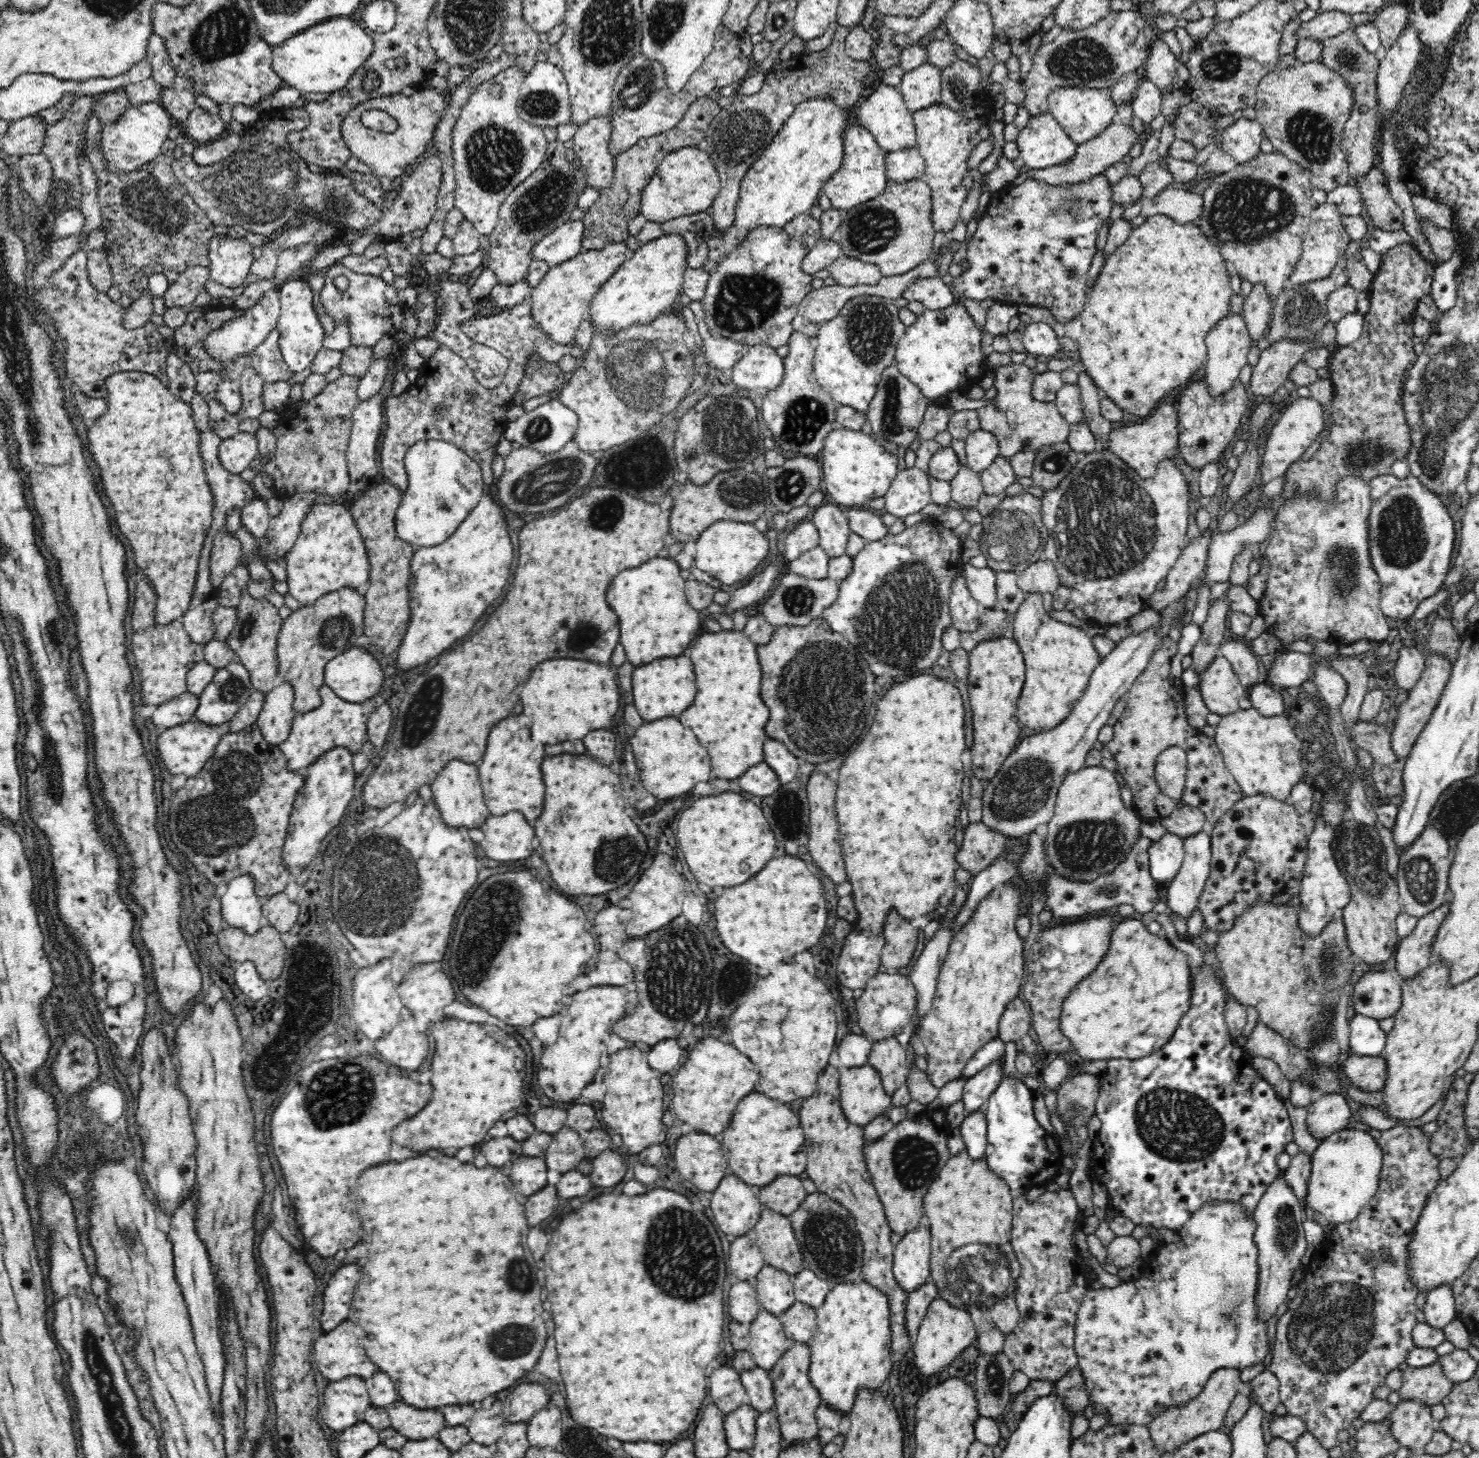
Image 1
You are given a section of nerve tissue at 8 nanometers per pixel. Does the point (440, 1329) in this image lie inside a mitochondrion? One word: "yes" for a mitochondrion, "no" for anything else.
no

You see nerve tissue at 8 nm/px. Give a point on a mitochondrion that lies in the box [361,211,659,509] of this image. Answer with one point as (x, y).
(436, 414)

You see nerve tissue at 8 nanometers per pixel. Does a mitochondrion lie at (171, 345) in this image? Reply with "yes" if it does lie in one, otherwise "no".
no

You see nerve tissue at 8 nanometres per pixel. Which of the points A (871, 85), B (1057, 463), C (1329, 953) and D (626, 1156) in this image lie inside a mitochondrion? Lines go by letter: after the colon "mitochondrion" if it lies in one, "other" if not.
A: other
B: mitochondrion
C: mitochondrion
D: other

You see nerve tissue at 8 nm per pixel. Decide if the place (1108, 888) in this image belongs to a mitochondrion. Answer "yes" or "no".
yes

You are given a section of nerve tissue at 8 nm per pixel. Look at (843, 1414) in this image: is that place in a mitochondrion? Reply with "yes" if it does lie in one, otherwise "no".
no

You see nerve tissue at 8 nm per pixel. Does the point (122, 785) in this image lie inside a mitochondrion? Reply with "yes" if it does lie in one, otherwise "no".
no

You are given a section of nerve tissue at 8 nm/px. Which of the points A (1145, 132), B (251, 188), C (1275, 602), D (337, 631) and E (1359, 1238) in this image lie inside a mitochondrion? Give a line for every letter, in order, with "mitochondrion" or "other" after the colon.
A: other
B: mitochondrion
C: other
D: mitochondrion
E: other

